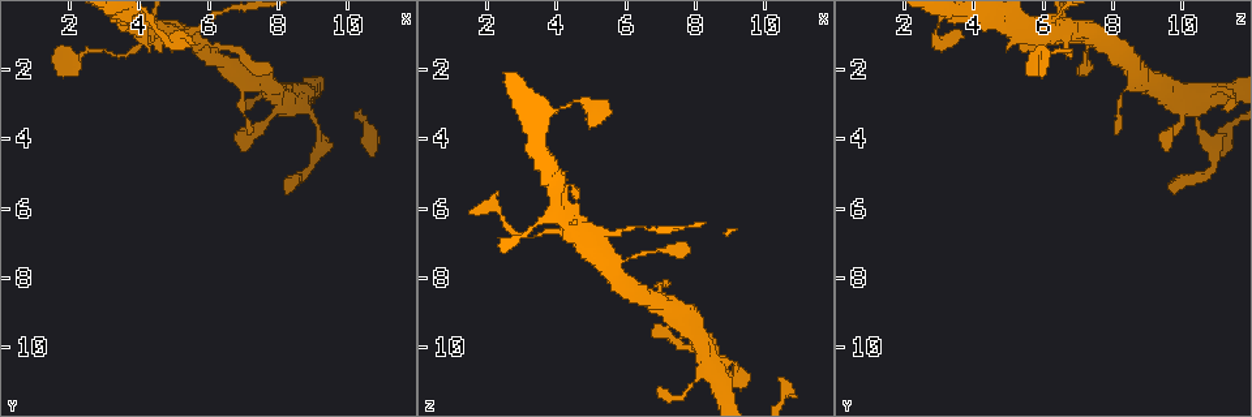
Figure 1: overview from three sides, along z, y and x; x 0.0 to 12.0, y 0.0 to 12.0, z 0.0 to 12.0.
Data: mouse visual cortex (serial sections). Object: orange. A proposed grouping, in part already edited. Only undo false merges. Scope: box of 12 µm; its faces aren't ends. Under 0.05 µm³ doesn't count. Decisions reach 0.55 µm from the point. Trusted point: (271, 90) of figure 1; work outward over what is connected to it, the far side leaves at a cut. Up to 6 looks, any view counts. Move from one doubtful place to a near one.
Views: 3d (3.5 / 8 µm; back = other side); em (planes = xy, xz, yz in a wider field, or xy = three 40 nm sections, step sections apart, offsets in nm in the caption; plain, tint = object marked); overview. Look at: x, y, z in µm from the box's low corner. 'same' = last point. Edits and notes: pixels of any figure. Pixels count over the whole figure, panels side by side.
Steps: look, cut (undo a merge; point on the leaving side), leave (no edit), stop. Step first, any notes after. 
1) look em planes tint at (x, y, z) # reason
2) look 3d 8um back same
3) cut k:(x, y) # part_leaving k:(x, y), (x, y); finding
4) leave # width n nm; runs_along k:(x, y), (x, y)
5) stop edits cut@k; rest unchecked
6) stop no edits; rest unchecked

look em xy step 2 tint at (5.9, 1.3, 7.6) # four-way junction

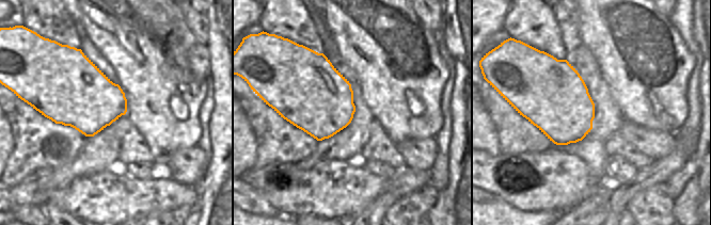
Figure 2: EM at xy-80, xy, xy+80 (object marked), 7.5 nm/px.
look 3d 3.5um same # wider look

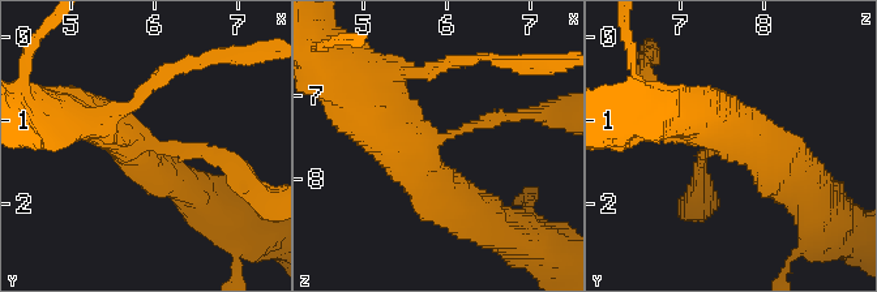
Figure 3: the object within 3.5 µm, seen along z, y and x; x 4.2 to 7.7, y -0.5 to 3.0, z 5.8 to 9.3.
leave # runs_along 3:(444, 197), (336, 81); one cell here

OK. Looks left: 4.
look 3d 3.5um at (4.3, 1.1, 6.7) # arms run side by side

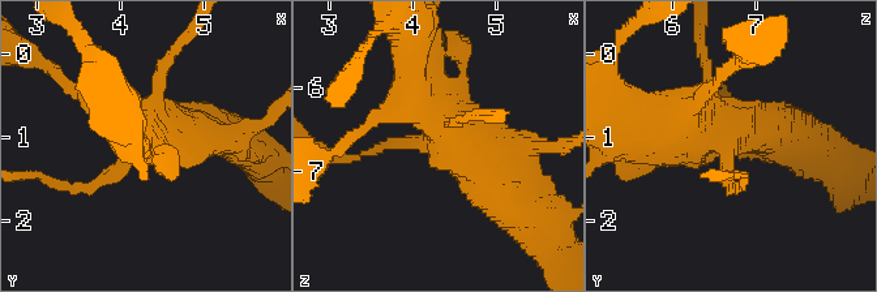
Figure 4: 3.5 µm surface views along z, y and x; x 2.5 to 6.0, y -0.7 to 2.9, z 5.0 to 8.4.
look em xy step 3 tint at (4.25, 1.10, 6.65) # need the tissue

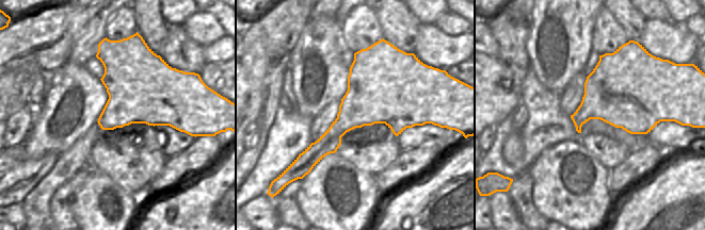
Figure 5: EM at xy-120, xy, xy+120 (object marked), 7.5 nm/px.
leave # width 460 nm; runs_along 4:(505, 198), (410, 89), (410, 63); one cell here

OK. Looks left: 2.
stop no edits; rest unchecked

